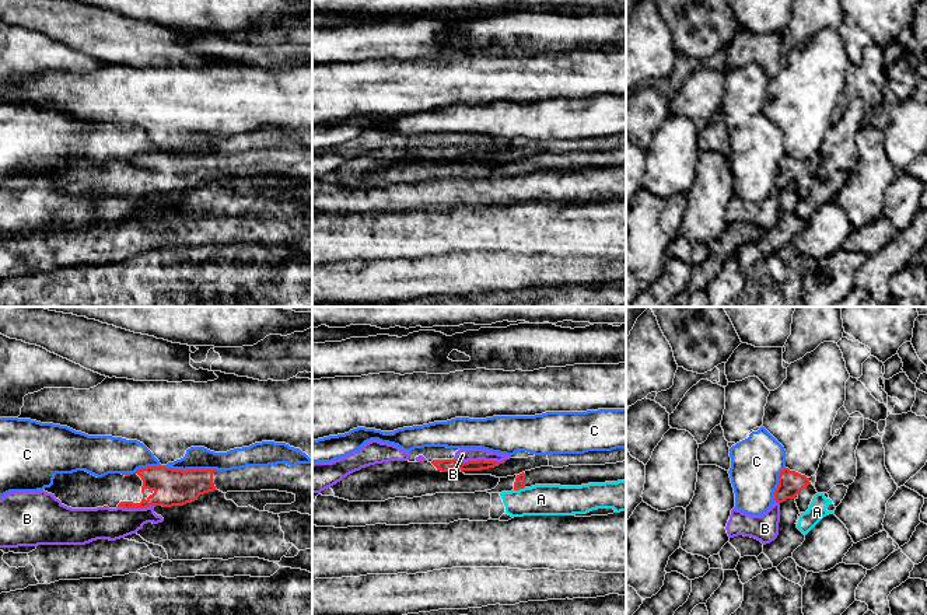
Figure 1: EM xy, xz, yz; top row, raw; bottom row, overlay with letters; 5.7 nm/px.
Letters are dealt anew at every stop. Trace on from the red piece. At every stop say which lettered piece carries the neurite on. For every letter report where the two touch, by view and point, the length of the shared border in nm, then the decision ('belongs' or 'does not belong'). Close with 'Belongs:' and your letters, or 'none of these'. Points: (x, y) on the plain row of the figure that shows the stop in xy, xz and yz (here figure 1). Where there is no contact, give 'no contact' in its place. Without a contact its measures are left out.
A: contact xz (518, 175); length 70 nm; does not belong
B: contact xz (481, 146); length 300 nm; does not belong
C: contact xy (174, 156); length 600 nm; does not belong
Belongs: none of these

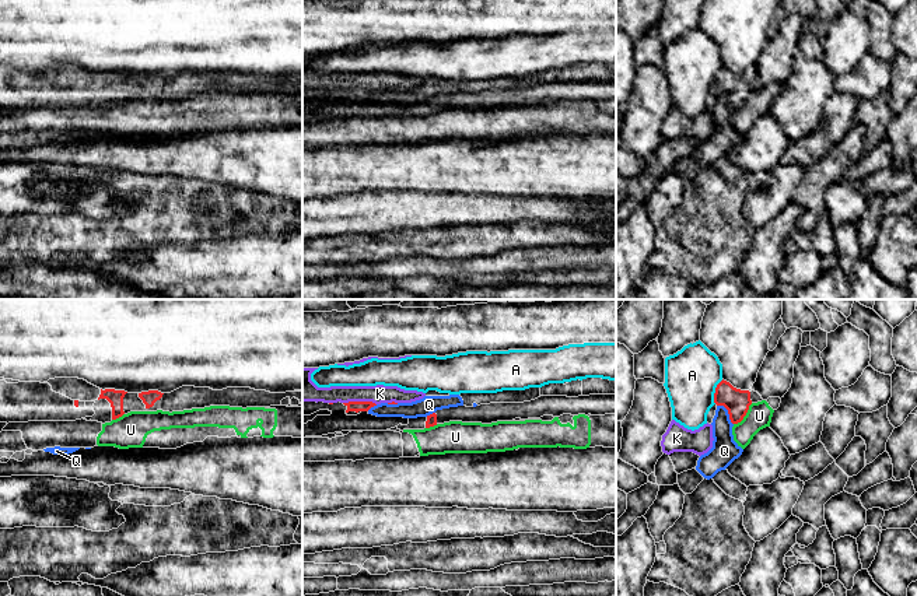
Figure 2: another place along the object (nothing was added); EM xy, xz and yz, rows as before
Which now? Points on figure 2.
A: contact yz (716, 79); length 150 nm; does not belong
K: contact xz (360, 88); length 190 nm; does not belong
Q: contact yz (728, 100); length 150 nm; does not belong
U: contact yz (745, 101); length 170 nm; does not belong
Belongs: none of these

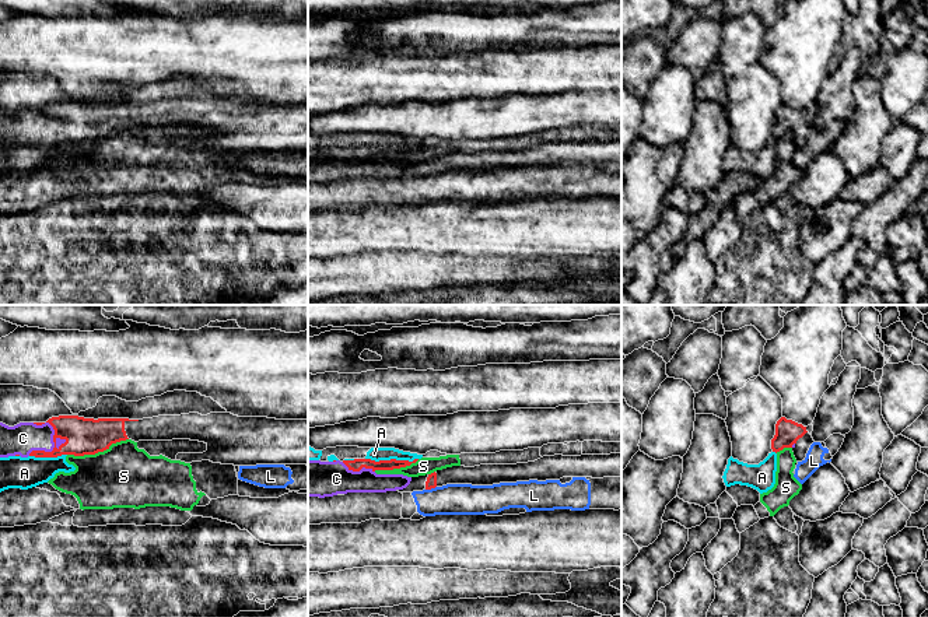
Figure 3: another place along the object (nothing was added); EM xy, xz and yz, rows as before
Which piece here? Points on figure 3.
A: contact xz (392, 146); length 300 nm; does not belong
C: contact xy (46, 139); length 240 nm; belongs
L: contact xz (430, 175); length 70 nm; does not belong
S: contact xy (97, 139); length 360 nm; does not belong
Belongs: C

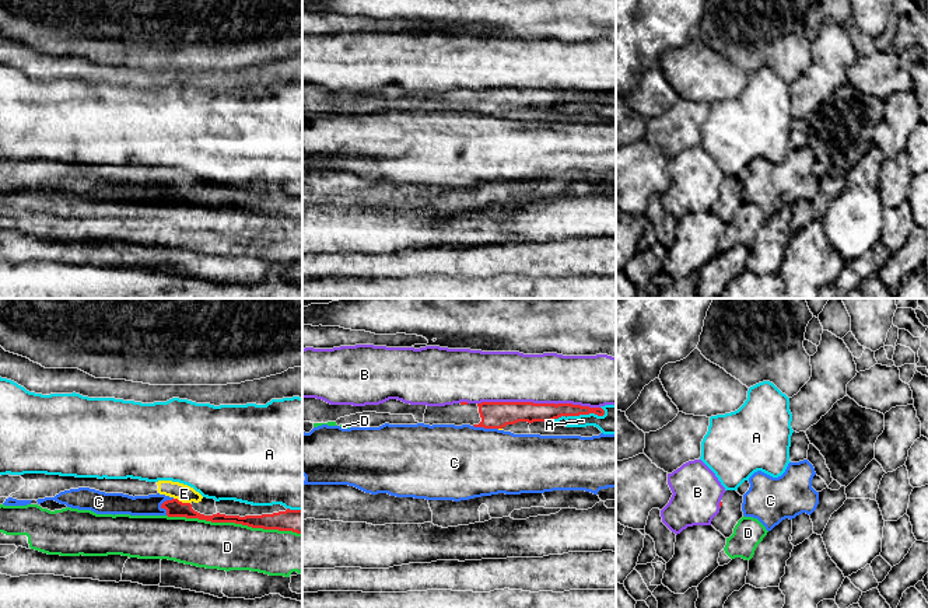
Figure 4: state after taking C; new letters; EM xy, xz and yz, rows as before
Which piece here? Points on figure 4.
A: contact xz (578, 101); length 320 nm; does not belong
B: contact xz (539, 90); length 700 nm; does not belong
C: contact xy (161, 191); length 110 nm; does not belong
D: contact xy (234, 208); length 800 nm; does not belong
E: contact xy (181, 188); length 100 nm; belongs
Belongs: E

